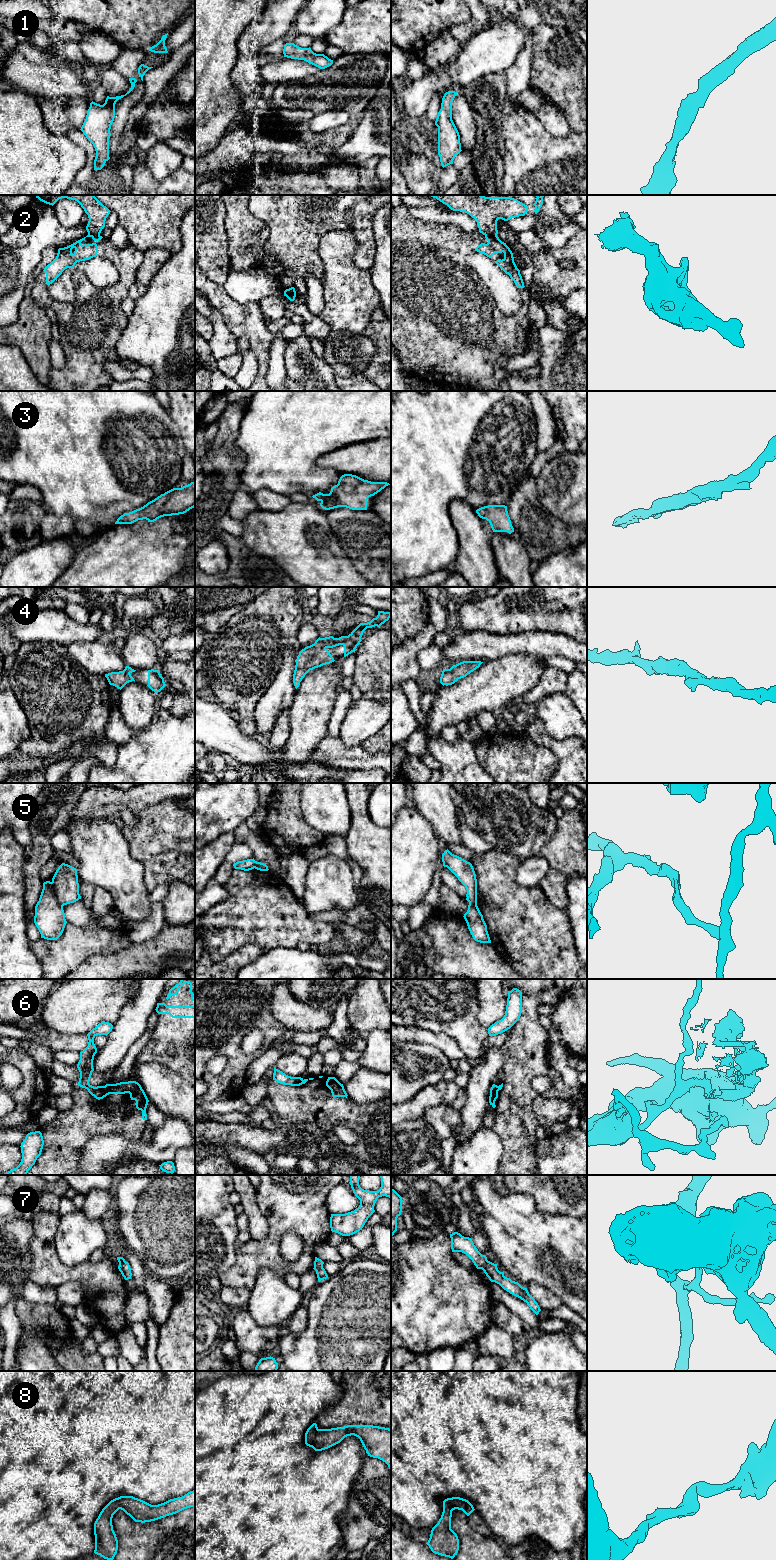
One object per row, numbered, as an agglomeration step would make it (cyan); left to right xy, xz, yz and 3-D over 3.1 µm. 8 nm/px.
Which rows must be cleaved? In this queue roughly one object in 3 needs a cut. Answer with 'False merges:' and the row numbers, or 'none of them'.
False merges: 2, 5, 6, 7

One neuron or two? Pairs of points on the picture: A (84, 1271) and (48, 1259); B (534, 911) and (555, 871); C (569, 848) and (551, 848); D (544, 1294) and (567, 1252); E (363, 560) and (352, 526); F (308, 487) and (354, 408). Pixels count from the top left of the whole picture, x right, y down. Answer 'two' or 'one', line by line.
A: one
B: two
C: one
D: two
E: one
F: one

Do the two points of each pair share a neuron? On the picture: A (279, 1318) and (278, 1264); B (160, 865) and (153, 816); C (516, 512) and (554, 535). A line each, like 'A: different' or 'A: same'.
A: different
B: same
C: same

